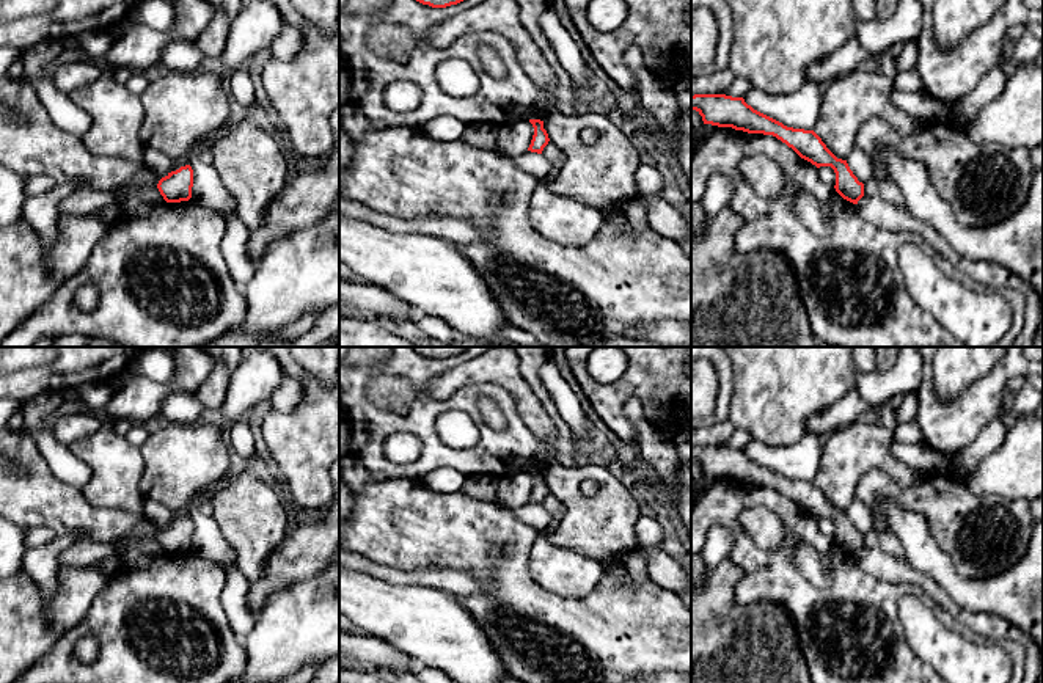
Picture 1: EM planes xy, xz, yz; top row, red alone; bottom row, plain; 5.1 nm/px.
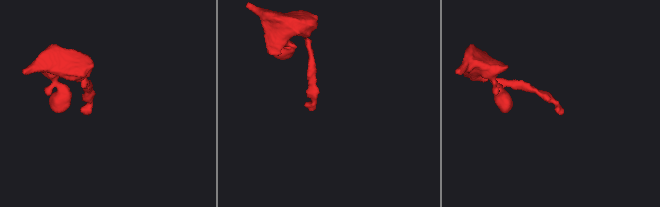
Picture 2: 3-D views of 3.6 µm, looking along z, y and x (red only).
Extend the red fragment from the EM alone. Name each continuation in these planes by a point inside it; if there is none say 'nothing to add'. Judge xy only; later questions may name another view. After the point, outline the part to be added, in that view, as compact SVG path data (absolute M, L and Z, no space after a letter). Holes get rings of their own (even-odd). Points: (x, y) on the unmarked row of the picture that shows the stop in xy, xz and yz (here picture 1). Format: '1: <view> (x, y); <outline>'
nothing to add

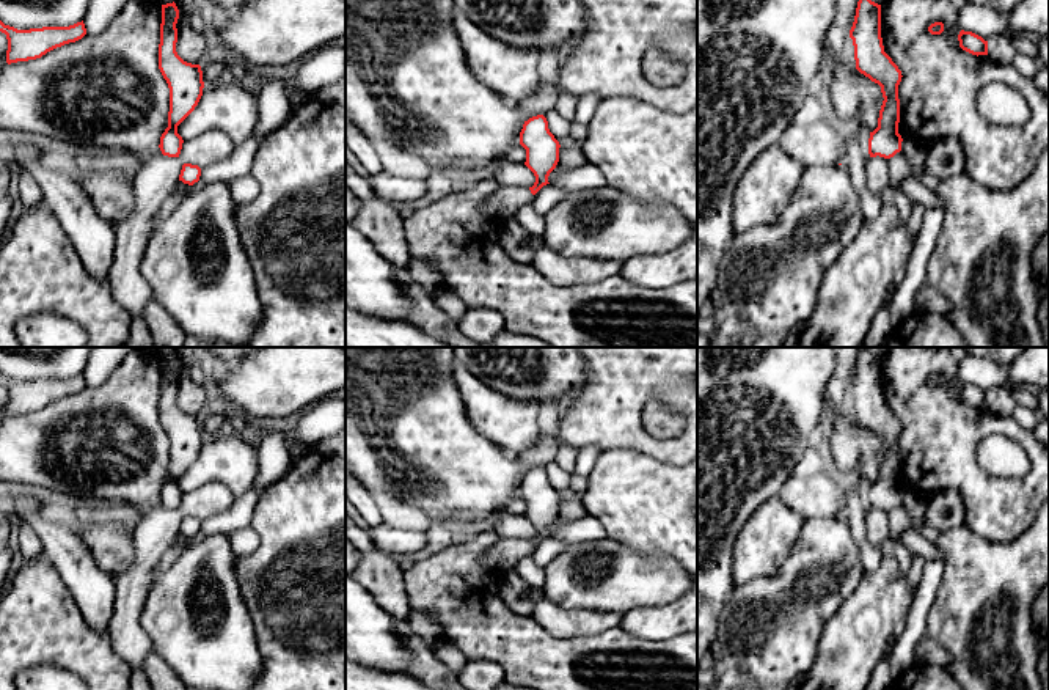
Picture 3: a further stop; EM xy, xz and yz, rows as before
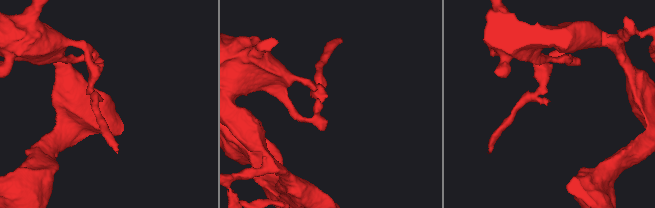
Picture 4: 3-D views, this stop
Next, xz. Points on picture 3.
nothing to add

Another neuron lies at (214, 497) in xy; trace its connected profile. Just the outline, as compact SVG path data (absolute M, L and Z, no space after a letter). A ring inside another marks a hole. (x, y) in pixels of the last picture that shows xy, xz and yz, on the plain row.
M209 481L184 492L177 509L151 509L133 530L135 560L115 578L115 615L108 629L115 654L130 671L144 670L146 655L152 648L140 616L152 586L152 569L177 536L182 517L207 519L226 511L234 500L225 483Z

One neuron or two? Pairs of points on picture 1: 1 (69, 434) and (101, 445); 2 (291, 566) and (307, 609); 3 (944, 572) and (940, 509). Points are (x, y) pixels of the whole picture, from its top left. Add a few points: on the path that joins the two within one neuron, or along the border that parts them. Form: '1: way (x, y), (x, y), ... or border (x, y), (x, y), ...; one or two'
1: border (106, 420), (93, 434), (76, 440), (69, 446); two
2: border (322, 569), (275, 591), (266, 602); two
3: border (925, 517), (932, 537), (954, 567), (966, 578); two

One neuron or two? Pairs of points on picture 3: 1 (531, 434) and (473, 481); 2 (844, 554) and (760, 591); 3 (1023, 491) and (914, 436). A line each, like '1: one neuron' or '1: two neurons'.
1: two neurons
2: one neuron
3: one neuron

